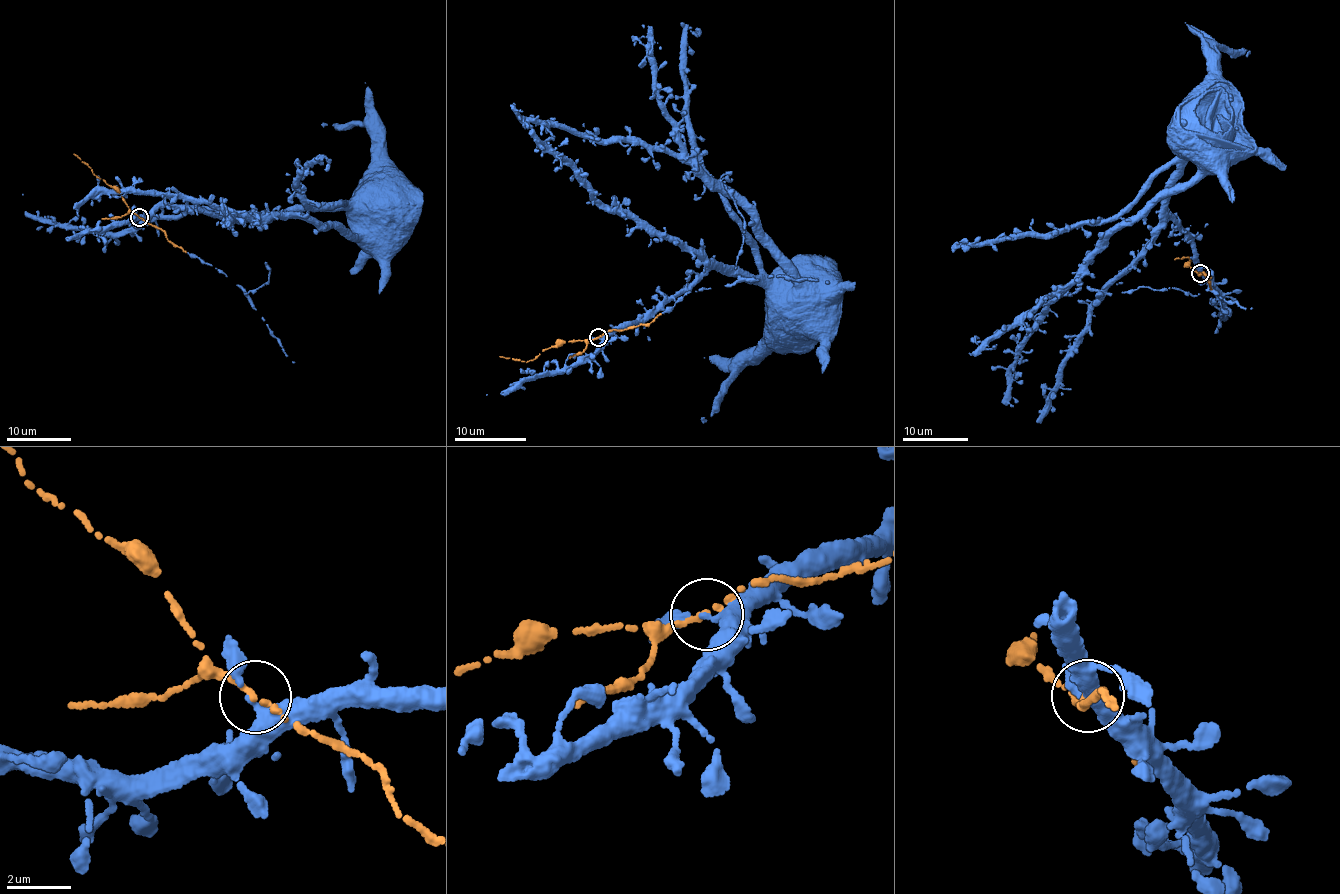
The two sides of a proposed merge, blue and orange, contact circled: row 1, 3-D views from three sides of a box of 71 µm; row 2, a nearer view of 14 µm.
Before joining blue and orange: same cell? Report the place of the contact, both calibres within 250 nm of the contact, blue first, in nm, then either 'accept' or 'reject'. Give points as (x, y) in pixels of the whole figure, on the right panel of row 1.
place (1200, 273); calibres 280 and 170 nm; accept

